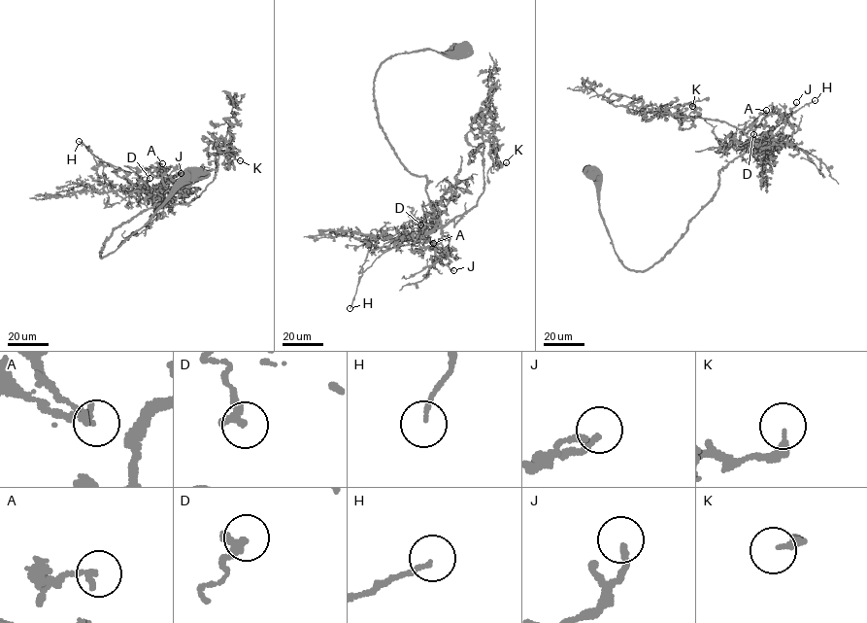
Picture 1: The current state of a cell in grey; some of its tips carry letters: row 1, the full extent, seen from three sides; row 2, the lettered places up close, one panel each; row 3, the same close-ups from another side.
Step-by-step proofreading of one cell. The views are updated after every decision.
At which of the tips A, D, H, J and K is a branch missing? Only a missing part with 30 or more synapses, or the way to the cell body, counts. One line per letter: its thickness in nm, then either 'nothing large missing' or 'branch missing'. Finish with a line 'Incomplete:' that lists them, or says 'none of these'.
A: 180 nm thick; nothing large missing
D: 280 nm thick; nothing large missing
H: 120 nm thick; nothing large missing
J: 200 nm thick; nothing large missing
K: 200 nm thick; nothing large missing
Incomplete: none of these

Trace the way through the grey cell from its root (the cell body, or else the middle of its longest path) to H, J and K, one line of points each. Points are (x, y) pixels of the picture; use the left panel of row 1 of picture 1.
H: (194, 173), (101, 259), (112, 230), (151, 208), (163, 192), (153, 194), (134, 172), (79, 141)
J: (194, 173), (143, 225), (100, 258), (112, 230), (151, 208), (162, 192), (168, 204), (162, 187), (181, 173)
K: (194, 173), (100, 258), (112, 230), (162, 192), (175, 204), (198, 197), (218, 150), (240, 160)

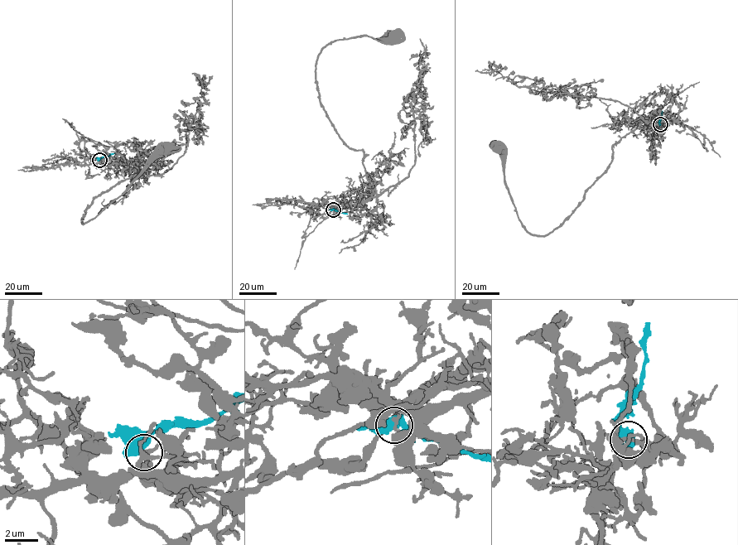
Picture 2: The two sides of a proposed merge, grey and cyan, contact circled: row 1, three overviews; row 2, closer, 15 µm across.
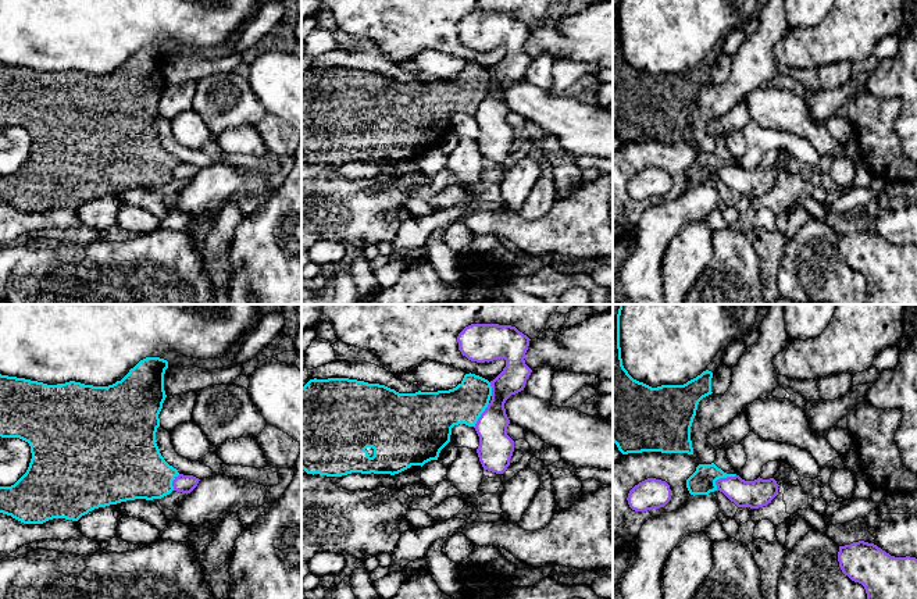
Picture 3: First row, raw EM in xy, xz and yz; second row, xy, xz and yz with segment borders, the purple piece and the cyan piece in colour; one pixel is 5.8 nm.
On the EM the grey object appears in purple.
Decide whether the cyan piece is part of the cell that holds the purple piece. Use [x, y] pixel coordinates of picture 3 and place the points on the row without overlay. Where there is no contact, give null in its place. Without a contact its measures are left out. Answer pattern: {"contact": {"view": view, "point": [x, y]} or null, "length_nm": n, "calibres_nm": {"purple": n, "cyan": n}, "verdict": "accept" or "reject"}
{"contact": {"view": "yz", "point": [721, 167]}, "length_nm": 150, "calibres_nm": {"purple": 160, "cyan": 150}, "verdict": "reject"}

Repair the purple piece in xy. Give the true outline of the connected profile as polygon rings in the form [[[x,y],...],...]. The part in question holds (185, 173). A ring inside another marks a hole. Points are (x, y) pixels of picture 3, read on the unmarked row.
[[[179,163],[172,170],[172,175],[174,175],[174,179],[176,181],[190,182],[197,175],[199,170],[200,168],[193,164]]]

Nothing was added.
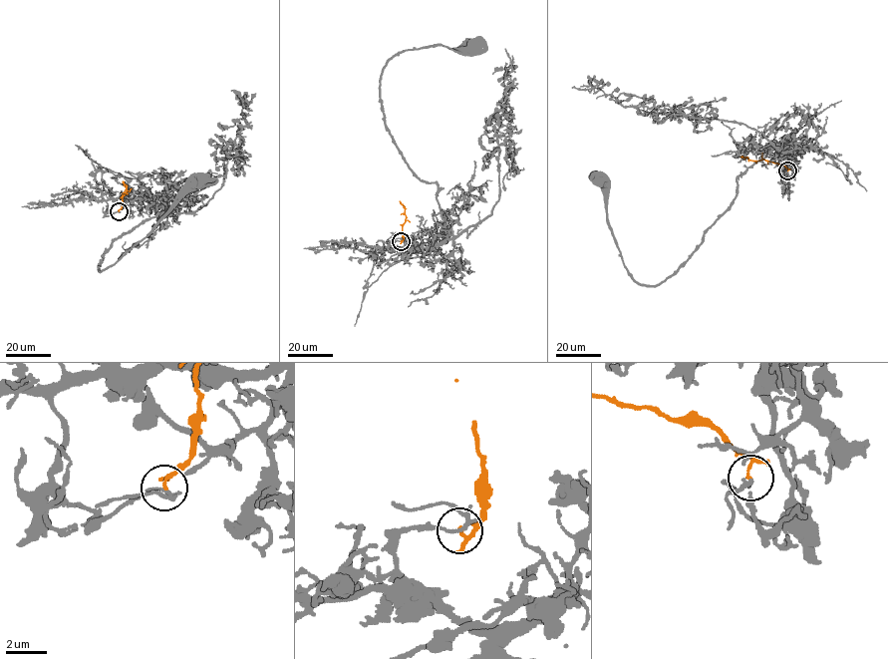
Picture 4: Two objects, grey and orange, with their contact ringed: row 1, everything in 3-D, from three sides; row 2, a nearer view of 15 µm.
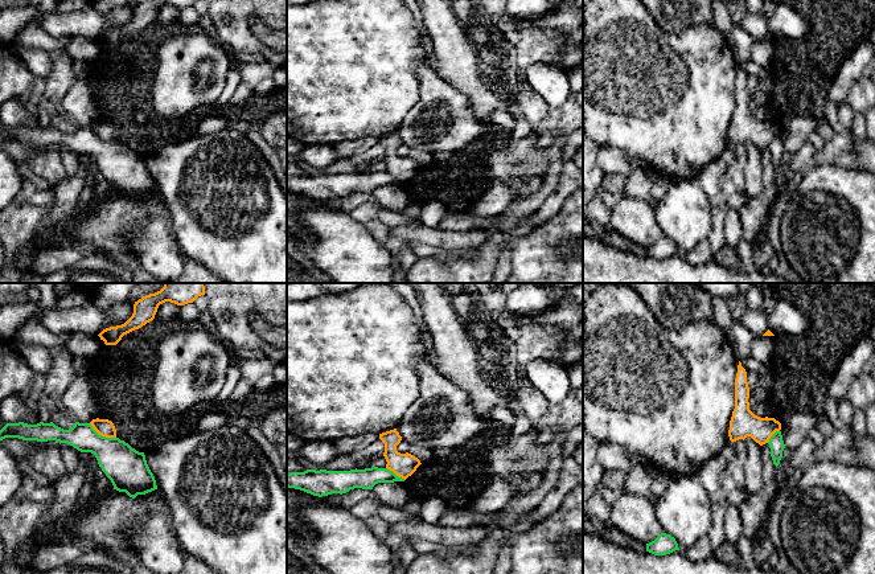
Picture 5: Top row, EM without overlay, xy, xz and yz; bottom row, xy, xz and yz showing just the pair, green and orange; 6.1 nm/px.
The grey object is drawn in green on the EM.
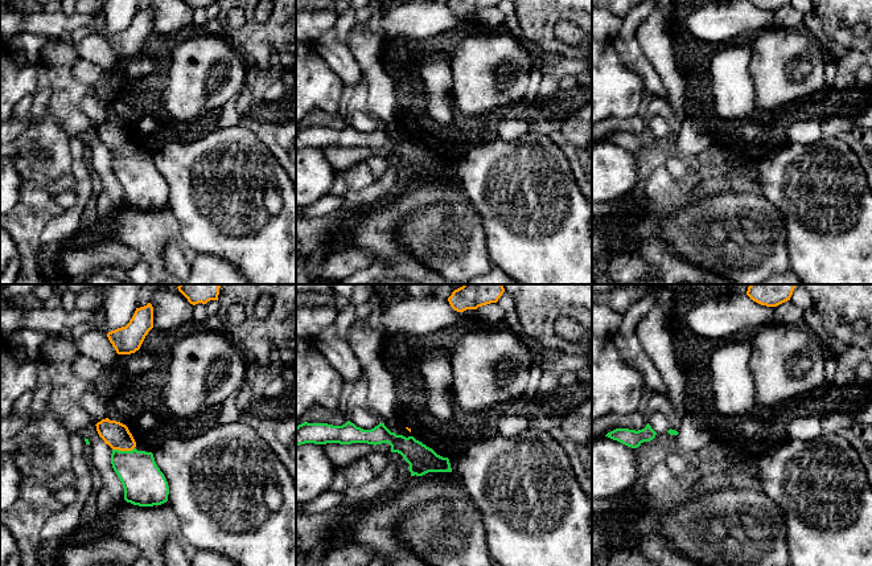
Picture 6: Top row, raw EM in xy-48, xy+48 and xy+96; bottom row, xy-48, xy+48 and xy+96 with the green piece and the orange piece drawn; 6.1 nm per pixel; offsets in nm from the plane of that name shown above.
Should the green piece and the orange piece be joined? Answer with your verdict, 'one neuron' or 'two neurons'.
two neurons

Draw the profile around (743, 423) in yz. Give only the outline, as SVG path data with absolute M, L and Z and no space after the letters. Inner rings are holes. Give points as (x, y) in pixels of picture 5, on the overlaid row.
M739 361L735 378L735 409L730 421L728 436L731 442L751 436L760 446L769 442L771 436L781 430L781 423L775 418L760 418L749 410L749 388L747 372Z

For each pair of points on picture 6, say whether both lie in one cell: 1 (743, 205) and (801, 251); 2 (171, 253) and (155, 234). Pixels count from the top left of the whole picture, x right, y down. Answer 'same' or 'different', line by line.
1: different
2: different

